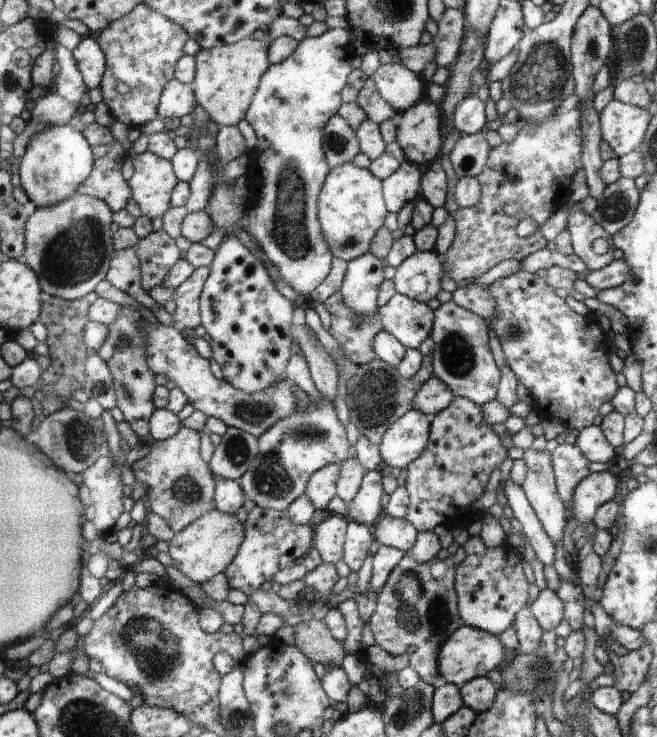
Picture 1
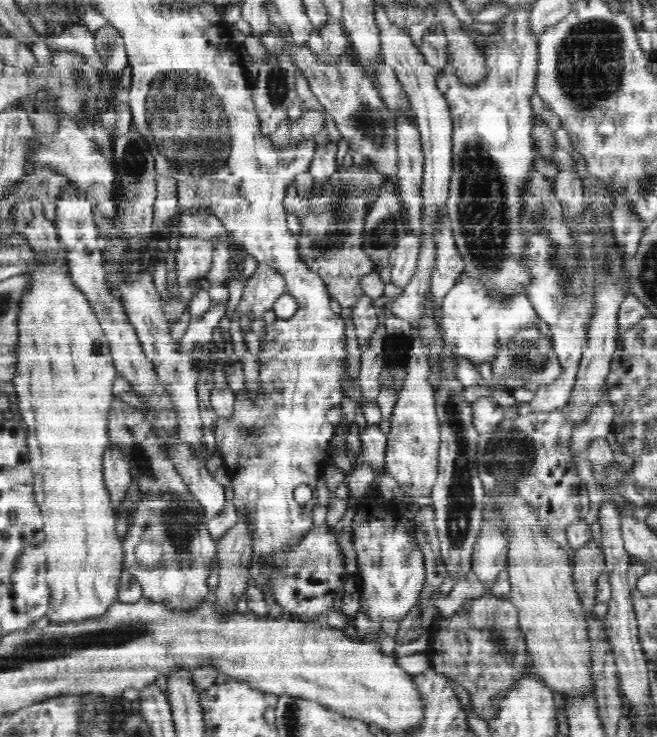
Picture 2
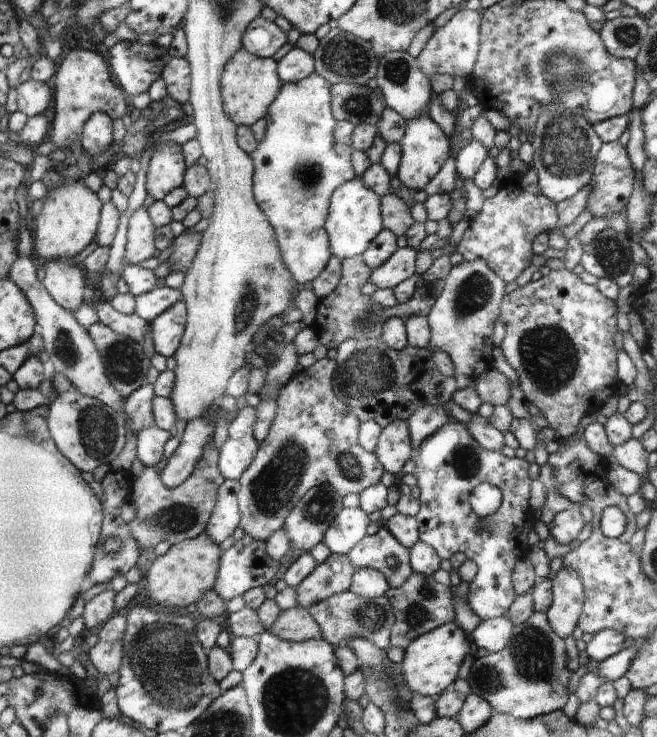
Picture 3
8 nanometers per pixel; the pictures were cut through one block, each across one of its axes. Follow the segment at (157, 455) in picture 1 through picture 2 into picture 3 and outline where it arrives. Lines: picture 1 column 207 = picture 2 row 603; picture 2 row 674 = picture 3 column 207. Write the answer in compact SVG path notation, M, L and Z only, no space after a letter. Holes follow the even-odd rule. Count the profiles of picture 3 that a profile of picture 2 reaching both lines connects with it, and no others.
M213 439L209 441L200 462L194 467L193 474L176 488L166 488L159 470L145 467L142 474L134 478L131 494L137 512L136 520L130 524L130 528L141 548L154 548L160 540L175 545L200 536L217 508L218 495L225 479L220 469L220 450L215 447Z

